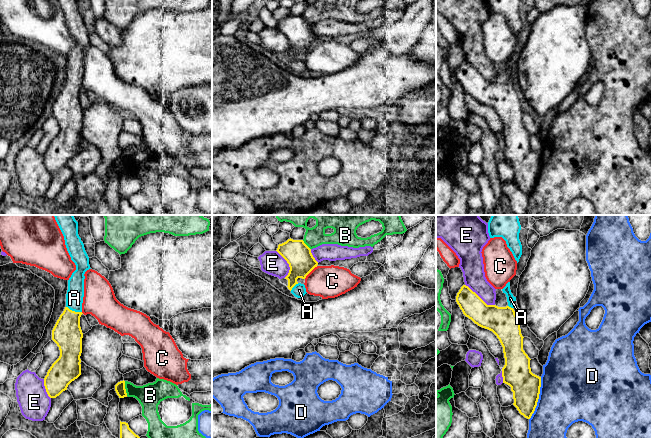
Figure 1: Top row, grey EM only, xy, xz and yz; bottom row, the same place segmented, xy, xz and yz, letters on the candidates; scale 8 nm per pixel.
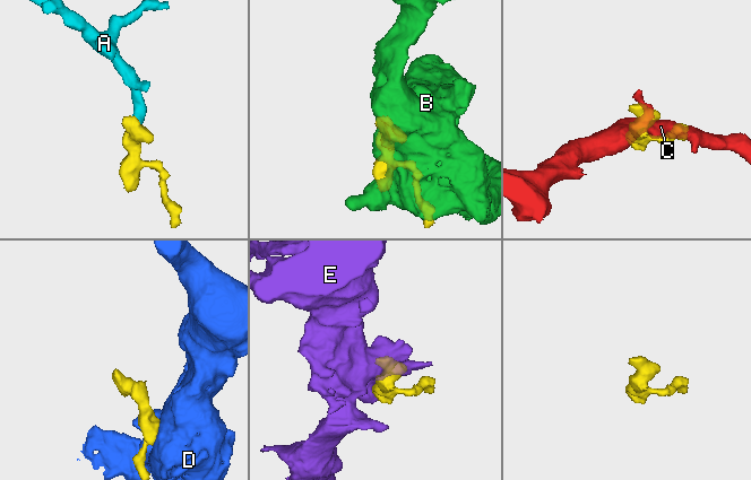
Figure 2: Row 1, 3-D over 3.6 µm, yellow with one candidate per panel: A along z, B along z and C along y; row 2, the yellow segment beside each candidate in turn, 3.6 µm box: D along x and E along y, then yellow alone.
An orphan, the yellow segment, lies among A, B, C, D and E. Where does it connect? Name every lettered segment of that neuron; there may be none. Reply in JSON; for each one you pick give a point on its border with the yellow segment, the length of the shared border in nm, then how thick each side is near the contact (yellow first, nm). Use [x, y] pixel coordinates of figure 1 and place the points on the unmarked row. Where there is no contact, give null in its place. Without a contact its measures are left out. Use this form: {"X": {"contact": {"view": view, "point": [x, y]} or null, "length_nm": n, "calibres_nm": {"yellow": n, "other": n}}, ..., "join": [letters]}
{"A": {"contact": {"view": "xy", "point": [74, 87]}, "length_nm": 140, "calibres_nm": {"yellow": 240, "other": 140}}, "join": ["A"]}

